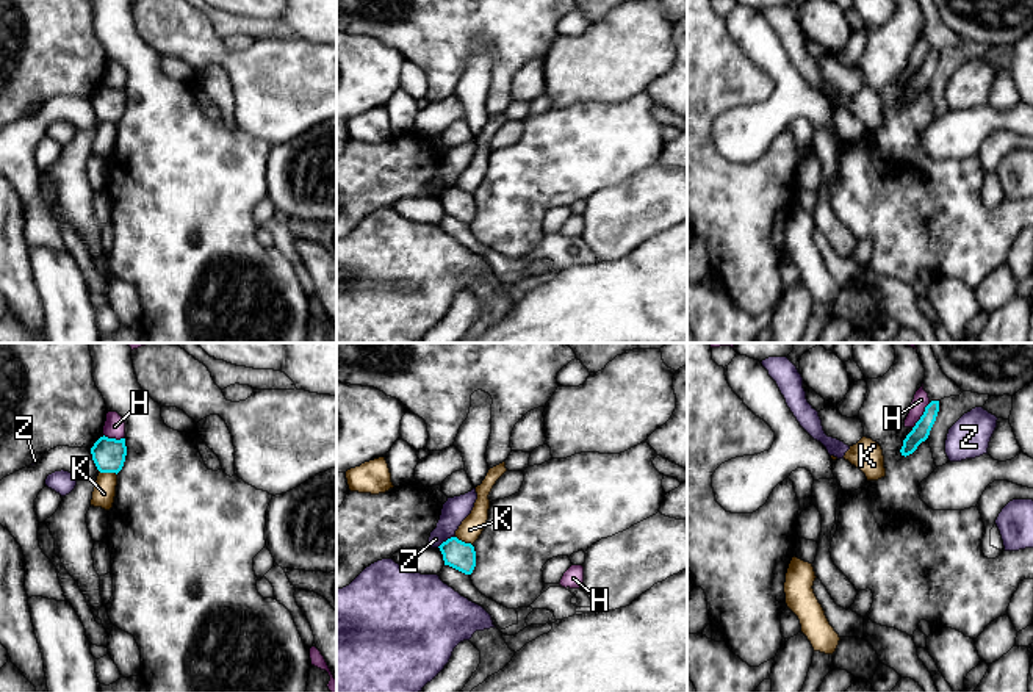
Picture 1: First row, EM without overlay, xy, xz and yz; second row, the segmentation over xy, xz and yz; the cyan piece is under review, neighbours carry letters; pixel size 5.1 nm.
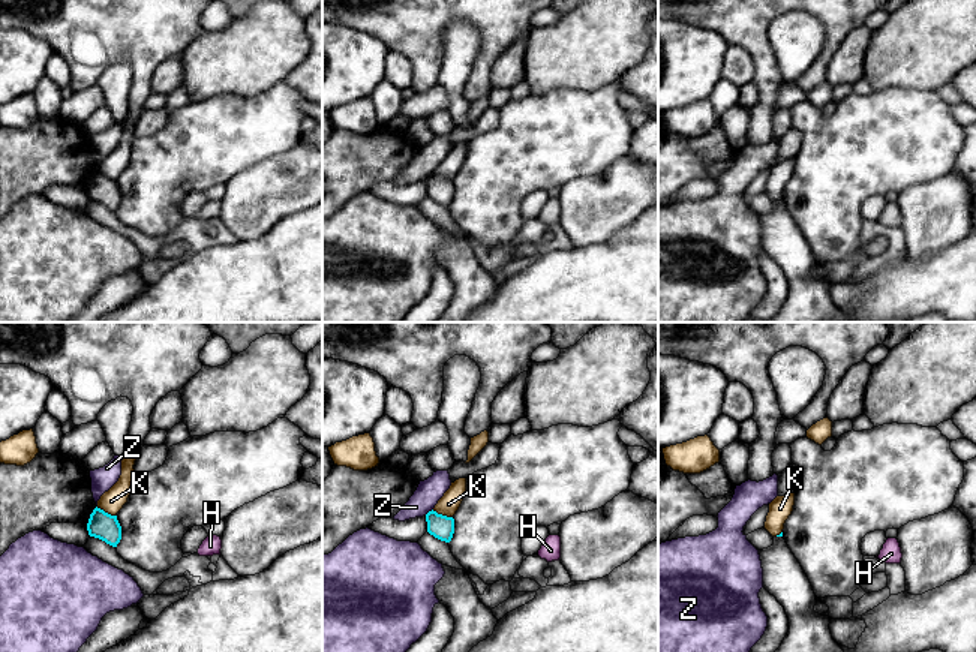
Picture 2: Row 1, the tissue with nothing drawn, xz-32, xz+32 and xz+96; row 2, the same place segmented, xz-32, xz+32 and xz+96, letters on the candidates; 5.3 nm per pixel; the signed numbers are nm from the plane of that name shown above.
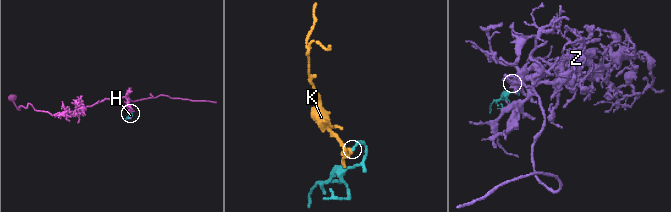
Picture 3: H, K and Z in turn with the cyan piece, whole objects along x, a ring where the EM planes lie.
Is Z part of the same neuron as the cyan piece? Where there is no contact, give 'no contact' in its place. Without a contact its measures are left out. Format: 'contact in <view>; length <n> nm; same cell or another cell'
contact in xz; length 110 nm; another cell

